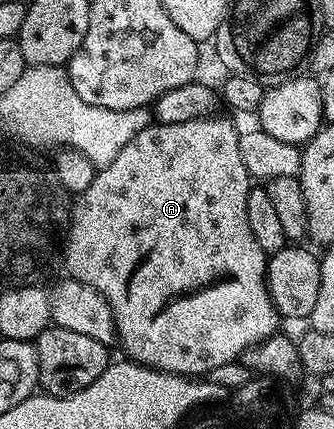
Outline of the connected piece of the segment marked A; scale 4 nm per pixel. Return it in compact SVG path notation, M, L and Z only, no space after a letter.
M222 116L213 118L193 118L184 124L151 124L148 128L144 128L144 132L140 132L136 136L132 136L132 140L128 140L128 144L124 144L120 156L116 156L116 160L112 160L112 164L101 167L95 173L92 184L88 184L88 188L84 188L81 194L77 195L76 201L73 203L70 212L70 225L66 227L64 235L64 254L66 250L66 271L65 273L82 282L85 286L90 286L103 297L107 305L110 306L110 312L114 317L114 333L116 342L122 345L122 350L127 359L137 362L140 366L147 366L151 370L161 371L163 374L173 374L175 376L204 376L212 368L226 368L231 364L239 361L242 354L255 346L258 342L263 342L266 338L271 338L273 334L279 333L280 315L277 307L274 306L273 299L270 298L270 289L266 286L266 264L268 256L260 248L260 244L256 244L255 237L252 236L252 228L248 228L248 192L252 189L252 179L248 168L244 164L244 160L240 156L240 148L238 147L238 132L235 123L232 121L225 122Z

